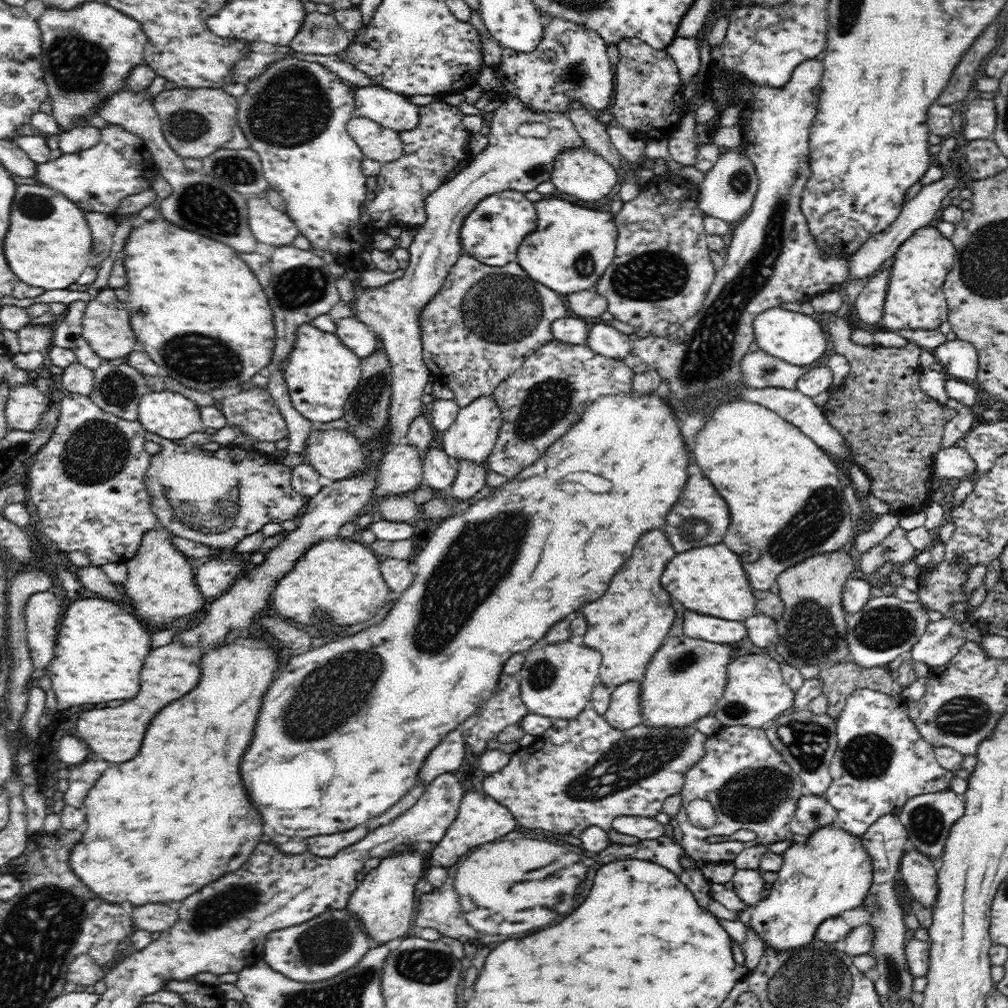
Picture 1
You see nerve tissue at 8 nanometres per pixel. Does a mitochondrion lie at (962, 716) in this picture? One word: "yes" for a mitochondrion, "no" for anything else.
yes

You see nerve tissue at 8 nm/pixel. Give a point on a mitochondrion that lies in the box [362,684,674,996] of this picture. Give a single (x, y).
(424, 965)

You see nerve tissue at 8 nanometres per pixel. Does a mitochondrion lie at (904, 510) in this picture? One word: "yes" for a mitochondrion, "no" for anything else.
no

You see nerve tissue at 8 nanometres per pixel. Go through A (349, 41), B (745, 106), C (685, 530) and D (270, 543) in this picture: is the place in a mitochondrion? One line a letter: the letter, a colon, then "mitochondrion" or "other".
A: other
B: other
C: mitochondrion
D: other

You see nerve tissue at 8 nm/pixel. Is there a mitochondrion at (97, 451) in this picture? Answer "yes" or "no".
yes

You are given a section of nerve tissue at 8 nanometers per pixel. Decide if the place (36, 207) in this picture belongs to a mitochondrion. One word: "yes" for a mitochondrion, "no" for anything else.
yes

